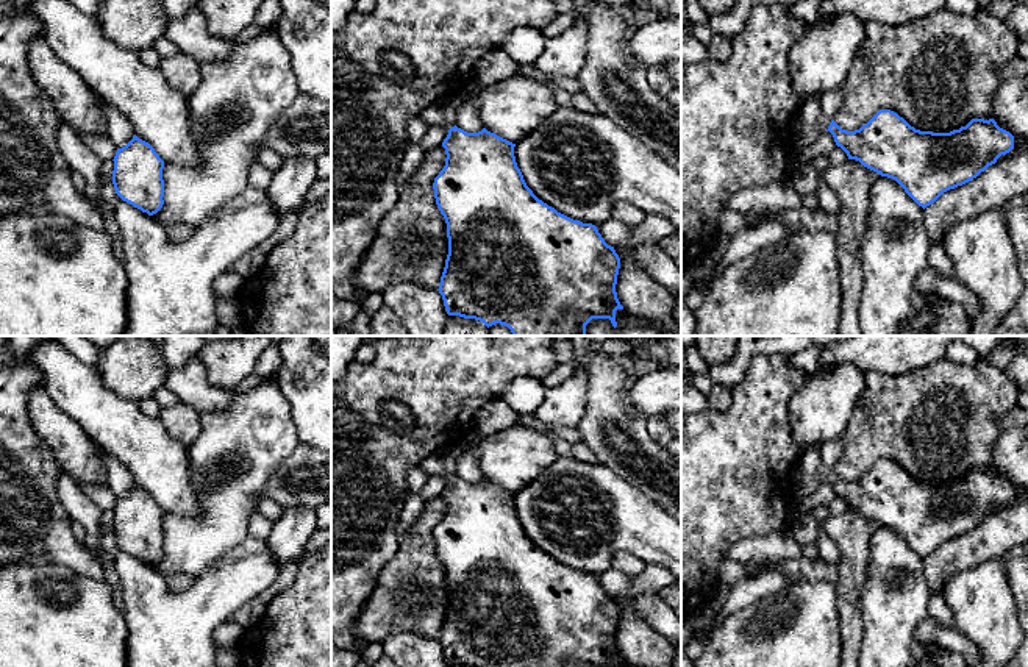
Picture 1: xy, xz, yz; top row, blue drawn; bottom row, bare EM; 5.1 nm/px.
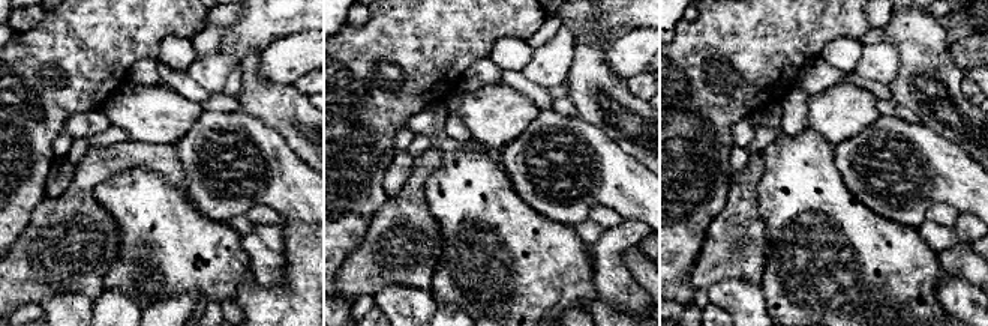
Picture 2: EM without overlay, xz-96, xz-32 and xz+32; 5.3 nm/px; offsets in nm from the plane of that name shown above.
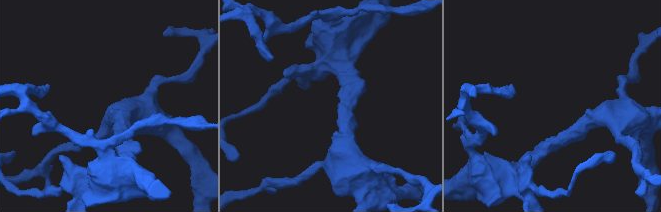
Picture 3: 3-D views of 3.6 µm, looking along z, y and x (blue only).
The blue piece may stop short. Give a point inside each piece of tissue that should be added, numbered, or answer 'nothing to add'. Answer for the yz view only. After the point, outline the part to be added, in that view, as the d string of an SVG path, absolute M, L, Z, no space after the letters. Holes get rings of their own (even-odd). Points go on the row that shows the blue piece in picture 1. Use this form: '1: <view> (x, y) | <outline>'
1: yz (810, 124) | M814 95L798 109L794 122L795 147L811 145L822 133L828 130L831 119L825 117L820 106L820 97Z

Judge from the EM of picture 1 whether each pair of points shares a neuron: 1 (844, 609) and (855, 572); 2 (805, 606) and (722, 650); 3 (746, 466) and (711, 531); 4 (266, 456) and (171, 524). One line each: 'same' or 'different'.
1: same
2: same
3: same
4: same

